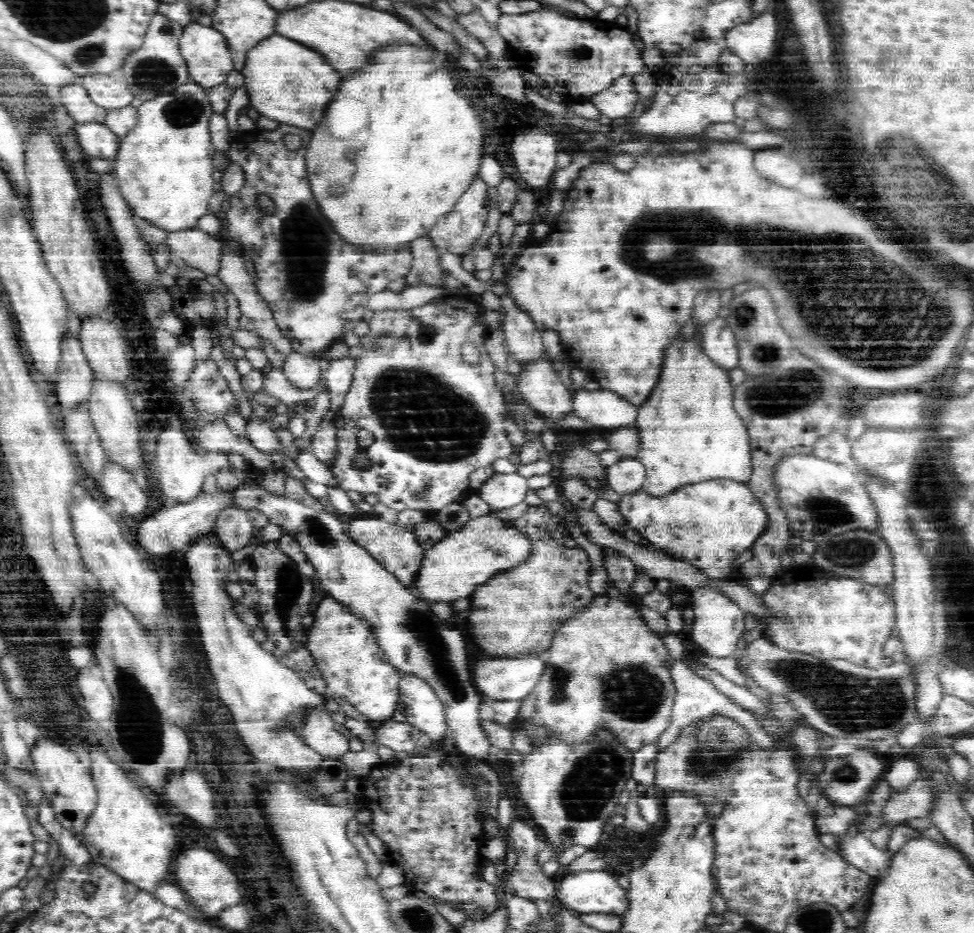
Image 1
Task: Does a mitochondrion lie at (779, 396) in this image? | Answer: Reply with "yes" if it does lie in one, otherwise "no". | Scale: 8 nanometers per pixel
yes

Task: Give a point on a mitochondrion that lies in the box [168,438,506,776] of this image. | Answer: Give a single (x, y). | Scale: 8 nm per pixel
(455, 691)

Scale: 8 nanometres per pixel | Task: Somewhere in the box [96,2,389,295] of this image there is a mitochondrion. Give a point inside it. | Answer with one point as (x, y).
(182, 109)

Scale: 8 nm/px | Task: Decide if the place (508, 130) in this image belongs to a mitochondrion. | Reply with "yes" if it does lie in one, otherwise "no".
no

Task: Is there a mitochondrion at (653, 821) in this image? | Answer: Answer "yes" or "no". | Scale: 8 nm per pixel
no

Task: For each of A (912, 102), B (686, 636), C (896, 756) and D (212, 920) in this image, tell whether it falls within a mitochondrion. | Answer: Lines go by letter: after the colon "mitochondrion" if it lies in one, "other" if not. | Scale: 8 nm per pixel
A: other
B: other
C: other
D: other

